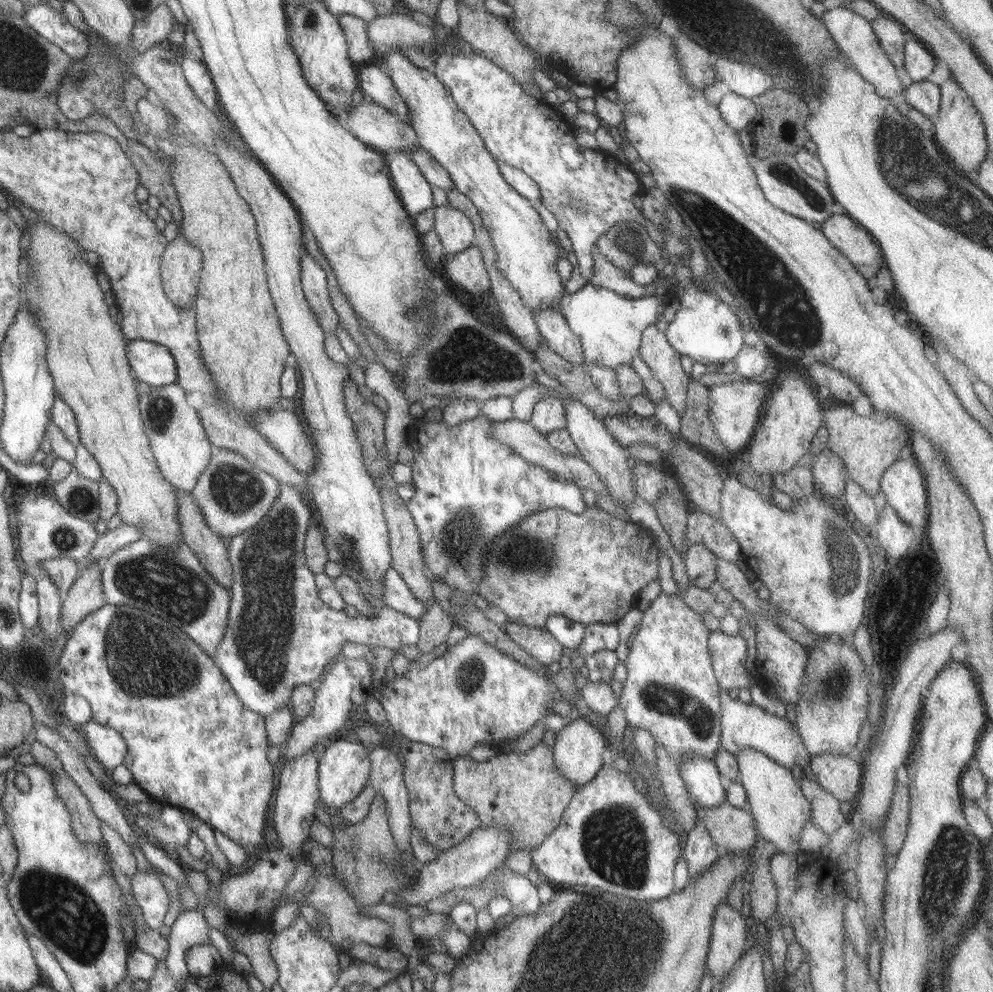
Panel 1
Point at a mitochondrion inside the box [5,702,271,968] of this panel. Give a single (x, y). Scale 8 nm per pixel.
(61, 910)

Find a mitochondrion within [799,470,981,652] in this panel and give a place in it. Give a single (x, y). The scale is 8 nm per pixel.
(841, 570)

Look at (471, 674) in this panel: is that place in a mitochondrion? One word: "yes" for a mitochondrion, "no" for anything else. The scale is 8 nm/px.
yes

